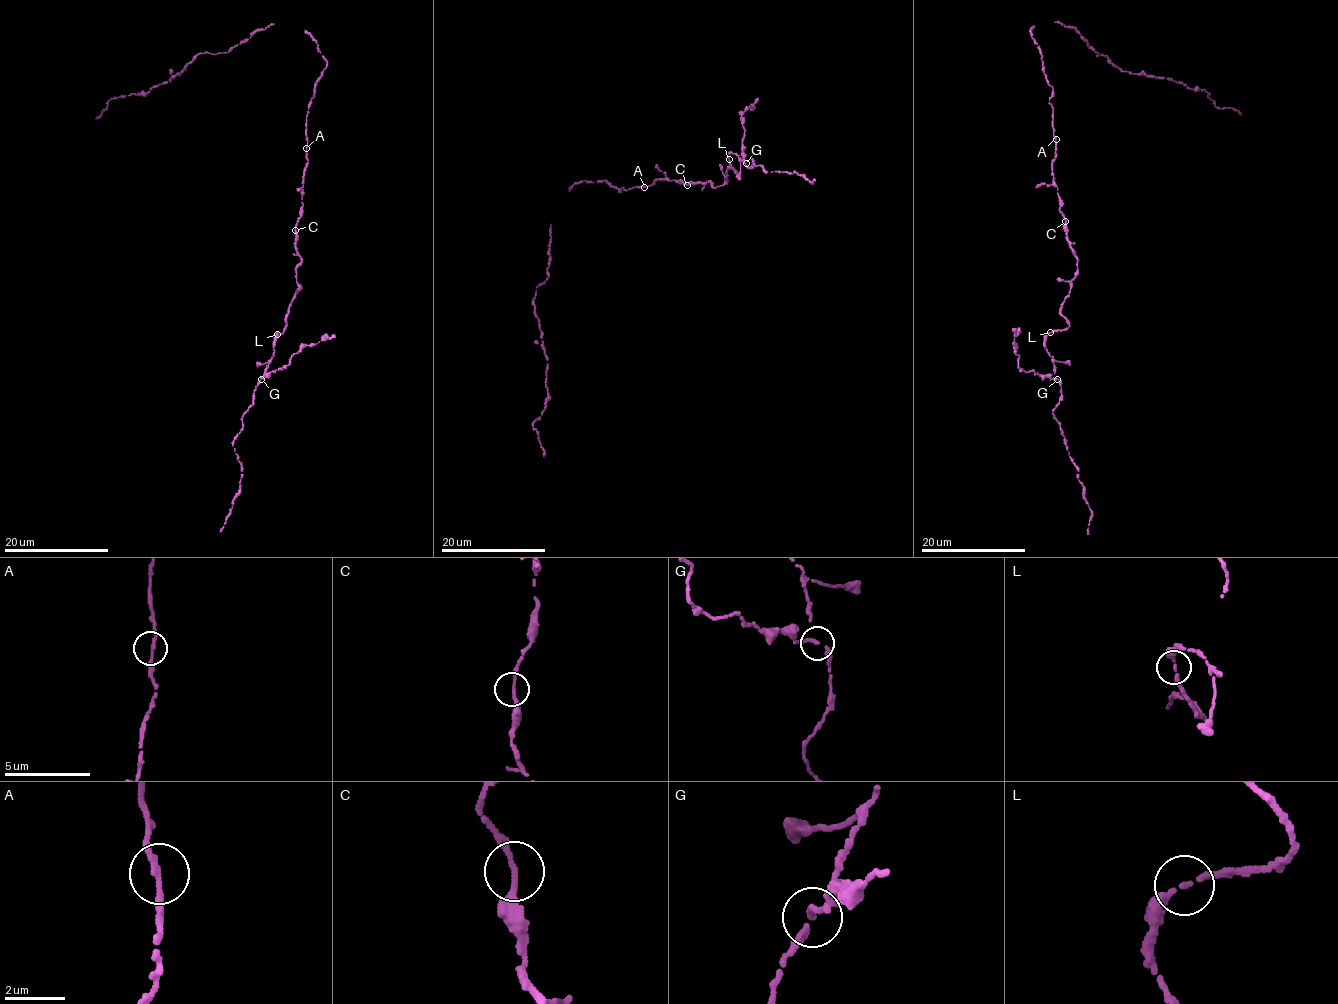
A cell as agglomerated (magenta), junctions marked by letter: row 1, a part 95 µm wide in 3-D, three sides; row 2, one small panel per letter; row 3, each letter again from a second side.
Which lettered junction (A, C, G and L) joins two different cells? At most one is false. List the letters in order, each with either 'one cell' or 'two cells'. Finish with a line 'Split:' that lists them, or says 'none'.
A: one cell
C: one cell
G: two cells
L: one cell
Split: G

